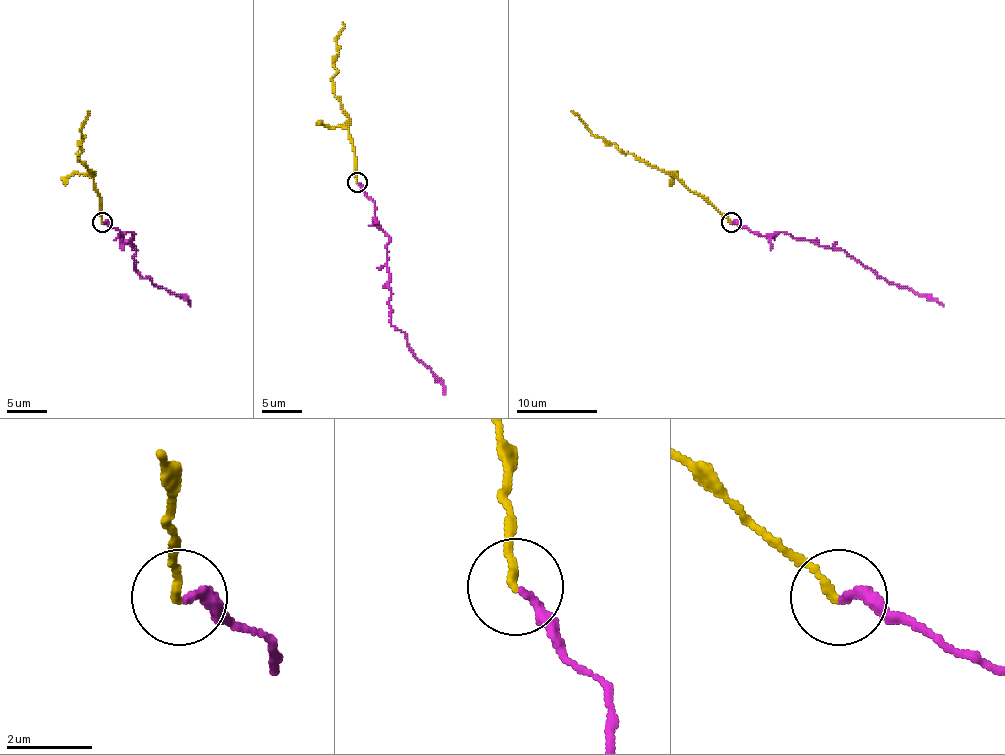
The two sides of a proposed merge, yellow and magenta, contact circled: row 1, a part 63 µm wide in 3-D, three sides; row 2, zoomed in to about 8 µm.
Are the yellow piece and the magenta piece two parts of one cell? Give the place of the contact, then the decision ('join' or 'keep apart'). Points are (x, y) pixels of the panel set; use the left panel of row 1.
(102, 222) | keep apart

